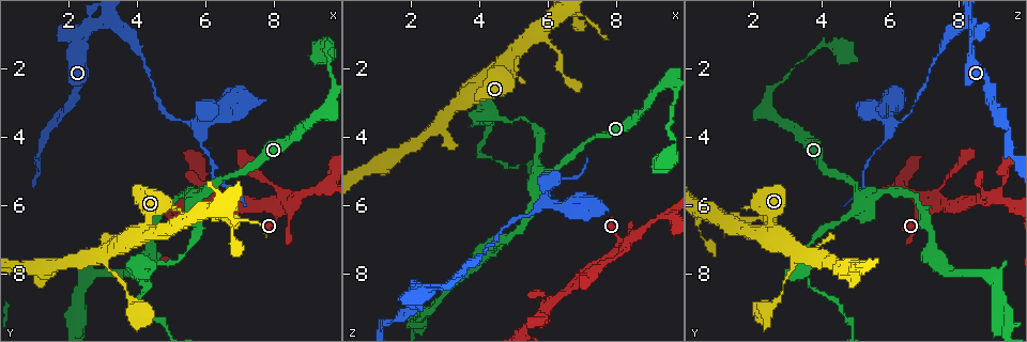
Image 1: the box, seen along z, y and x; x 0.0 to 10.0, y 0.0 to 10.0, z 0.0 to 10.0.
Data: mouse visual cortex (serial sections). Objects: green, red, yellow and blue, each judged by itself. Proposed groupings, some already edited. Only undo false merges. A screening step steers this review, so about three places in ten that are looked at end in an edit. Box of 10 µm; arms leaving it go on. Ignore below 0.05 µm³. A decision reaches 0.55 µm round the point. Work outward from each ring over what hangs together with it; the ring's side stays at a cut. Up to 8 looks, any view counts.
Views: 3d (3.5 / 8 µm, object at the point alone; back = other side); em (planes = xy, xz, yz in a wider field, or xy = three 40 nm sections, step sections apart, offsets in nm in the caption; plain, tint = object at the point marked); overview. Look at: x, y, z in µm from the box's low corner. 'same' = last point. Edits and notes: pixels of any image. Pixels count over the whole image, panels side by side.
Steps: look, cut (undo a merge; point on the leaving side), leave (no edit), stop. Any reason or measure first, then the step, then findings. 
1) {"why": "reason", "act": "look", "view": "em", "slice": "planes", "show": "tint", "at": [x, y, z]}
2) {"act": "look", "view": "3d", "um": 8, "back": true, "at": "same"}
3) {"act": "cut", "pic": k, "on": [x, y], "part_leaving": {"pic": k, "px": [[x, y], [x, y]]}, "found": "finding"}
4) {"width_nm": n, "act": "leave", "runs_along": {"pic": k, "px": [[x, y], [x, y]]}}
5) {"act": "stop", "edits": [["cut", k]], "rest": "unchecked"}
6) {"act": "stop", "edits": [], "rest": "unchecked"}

{"why": "four arms meet", "act": "look", "view": "3d", "um": 8, "at": [6.05, 5.60, 5.15]}

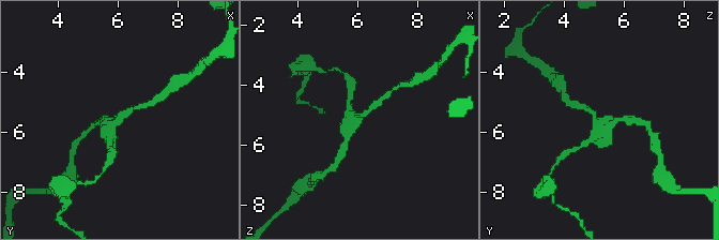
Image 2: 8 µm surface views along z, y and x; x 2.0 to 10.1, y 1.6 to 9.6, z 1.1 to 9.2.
{"arms": 4, "arm_widths_nm": [200, 250, 300, 350], "act": "look", "view": "em", "slice": "planes", "show": "tint", "at": "same"}

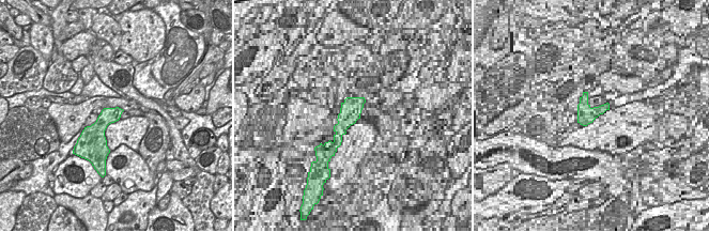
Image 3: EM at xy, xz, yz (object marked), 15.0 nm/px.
{"act": "leave", "runs_along": {"pic": 2, "px": [[380, 103], [352, 121], [346, 140]]}, "found": "all the same cell"}

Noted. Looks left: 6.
{"why": "narrows sharply", "act": "look", "view": "3d", "um": 3.5, "at": [4.25, 8.20, 3.60]}

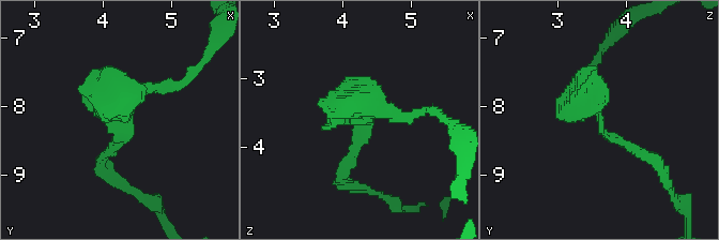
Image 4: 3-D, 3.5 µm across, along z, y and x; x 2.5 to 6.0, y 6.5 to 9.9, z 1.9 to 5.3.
{"why": "shape alone is not enough", "act": "look", "view": "em", "slice": "xy", "step": 2, "show": "tint", "at": [4.25, 8.20, 3.65]}

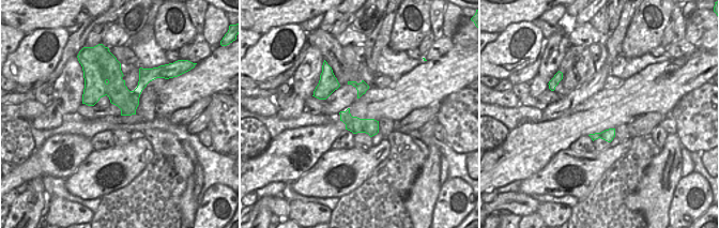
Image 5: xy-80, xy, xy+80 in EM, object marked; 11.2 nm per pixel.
{"act": "leave", "runs_along": {"pic": 4, "px": [[592, 86], [602, 129], [644, 154]]}, "found": "one cell here"}

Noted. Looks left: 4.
{"why": "thick turns thin", "act": "look", "view": "3d", "um": 3.5, "at": [9.15, 5.55, 6.45]}

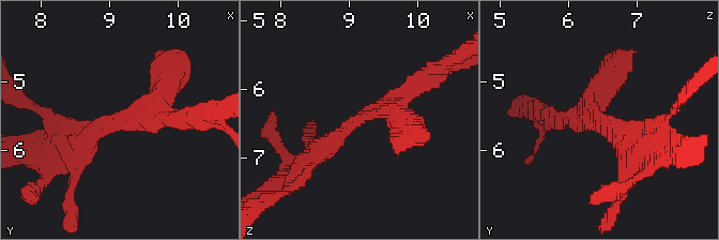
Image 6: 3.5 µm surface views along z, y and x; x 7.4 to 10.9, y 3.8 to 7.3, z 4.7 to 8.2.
{"arms": 3, "arm_widths_nm": [250, 300, 300], "act": "look", "view": "em", "slice": "xy", "step": 3, "show": "tint", "at": [9.20, 5.55, 6.50]}

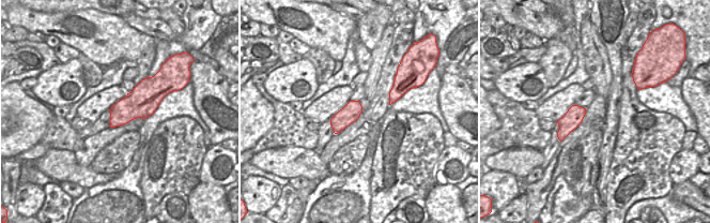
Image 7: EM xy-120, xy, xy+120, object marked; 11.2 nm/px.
{"act": "leave", "runs_along": {"pic": 6, "px": [[70, 152], [171, 76]]}, "found": "one cell here"}

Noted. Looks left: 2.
{"act": "stop", "edits": [], "rest": "unchecked"}

